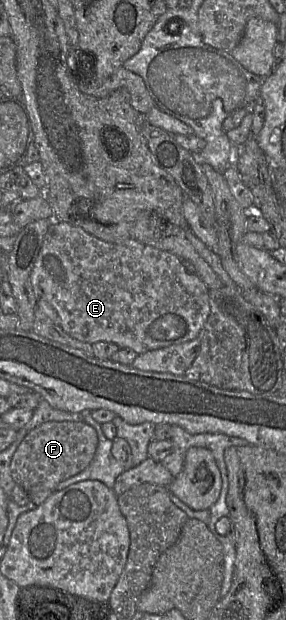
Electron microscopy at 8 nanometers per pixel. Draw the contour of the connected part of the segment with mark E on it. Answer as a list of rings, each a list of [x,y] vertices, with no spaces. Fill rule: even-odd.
[[[53,219],[31,271],[30,281],[37,296],[37,301],[39,298],[45,298],[52,305],[56,311],[56,322],[71,337],[90,344],[98,341],[113,342],[119,348],[130,348],[137,354],[195,339],[198,337],[210,312],[209,289],[196,273],[187,272],[177,255],[146,245],[134,238],[121,243],[106,242],[86,232],[81,227],[76,227],[63,221],[54,221]]]

